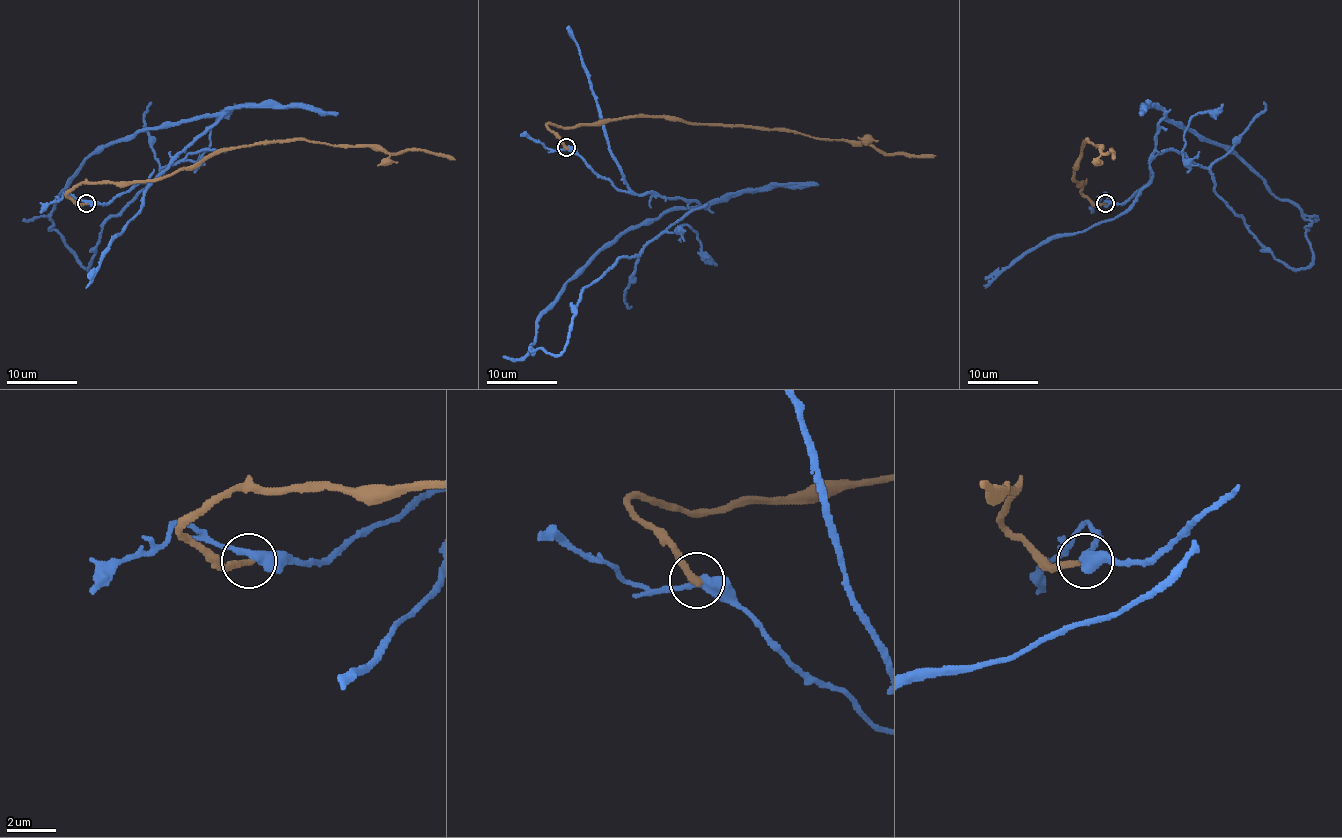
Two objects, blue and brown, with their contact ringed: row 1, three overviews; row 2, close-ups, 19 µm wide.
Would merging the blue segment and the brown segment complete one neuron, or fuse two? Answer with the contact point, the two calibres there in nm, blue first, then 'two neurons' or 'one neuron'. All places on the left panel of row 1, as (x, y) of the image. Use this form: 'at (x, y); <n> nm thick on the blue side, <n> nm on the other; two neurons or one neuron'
at (86, 203); 400 nm thick on the blue side, 280 nm on the other; two neurons

